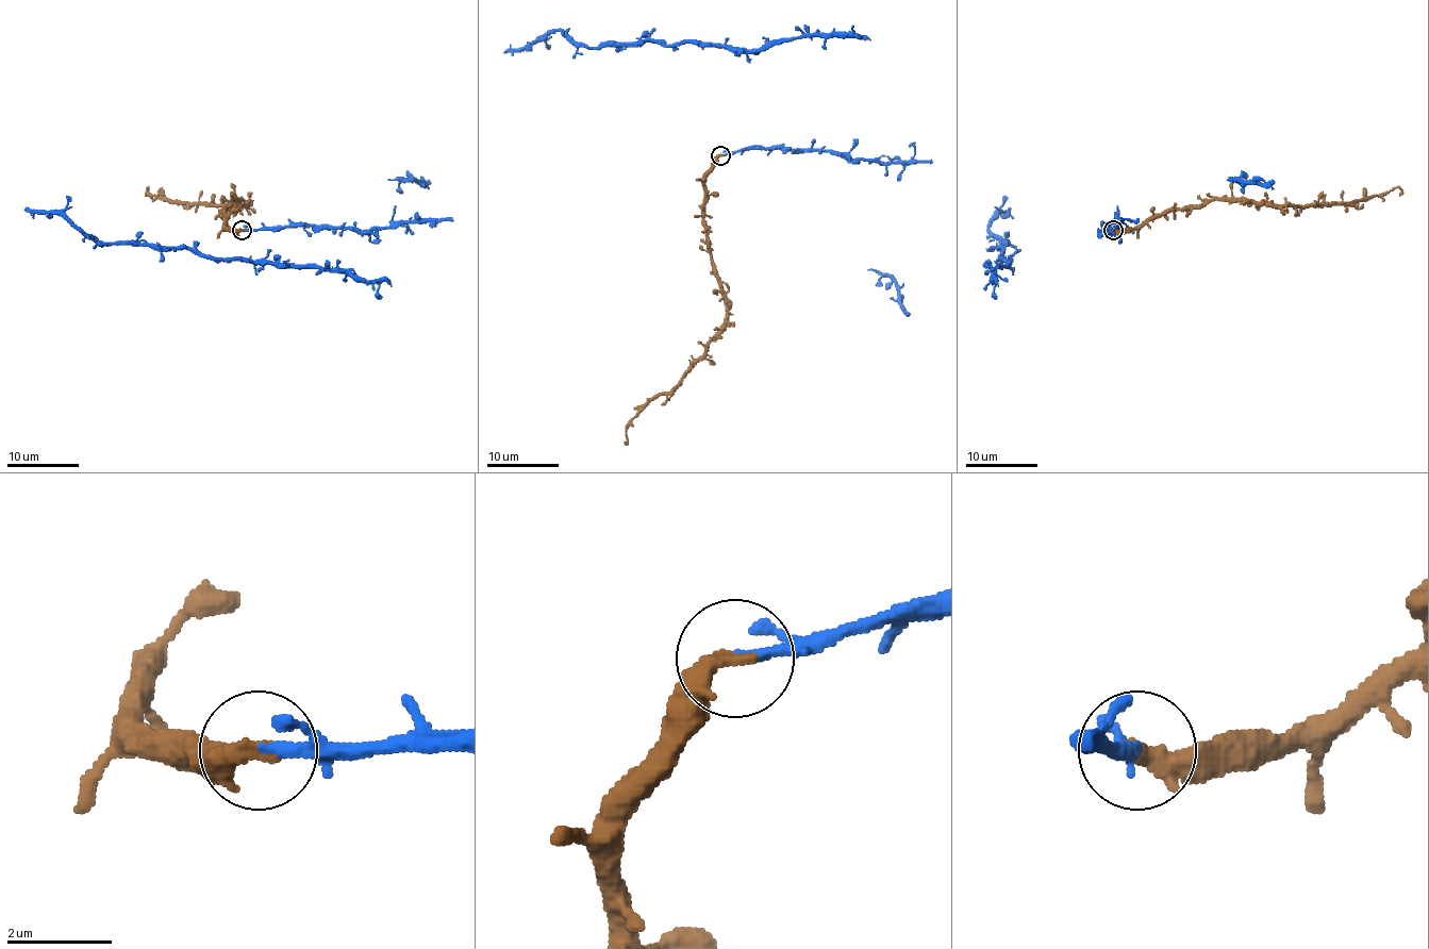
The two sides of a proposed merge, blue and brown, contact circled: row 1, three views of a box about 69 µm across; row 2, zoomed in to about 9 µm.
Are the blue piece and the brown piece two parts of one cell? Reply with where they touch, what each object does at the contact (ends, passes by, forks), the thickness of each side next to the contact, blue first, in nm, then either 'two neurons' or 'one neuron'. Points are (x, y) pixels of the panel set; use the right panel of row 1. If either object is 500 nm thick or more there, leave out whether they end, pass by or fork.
(1113, 230) | blue ends | brown ends | 200/400 nm | one neuron

